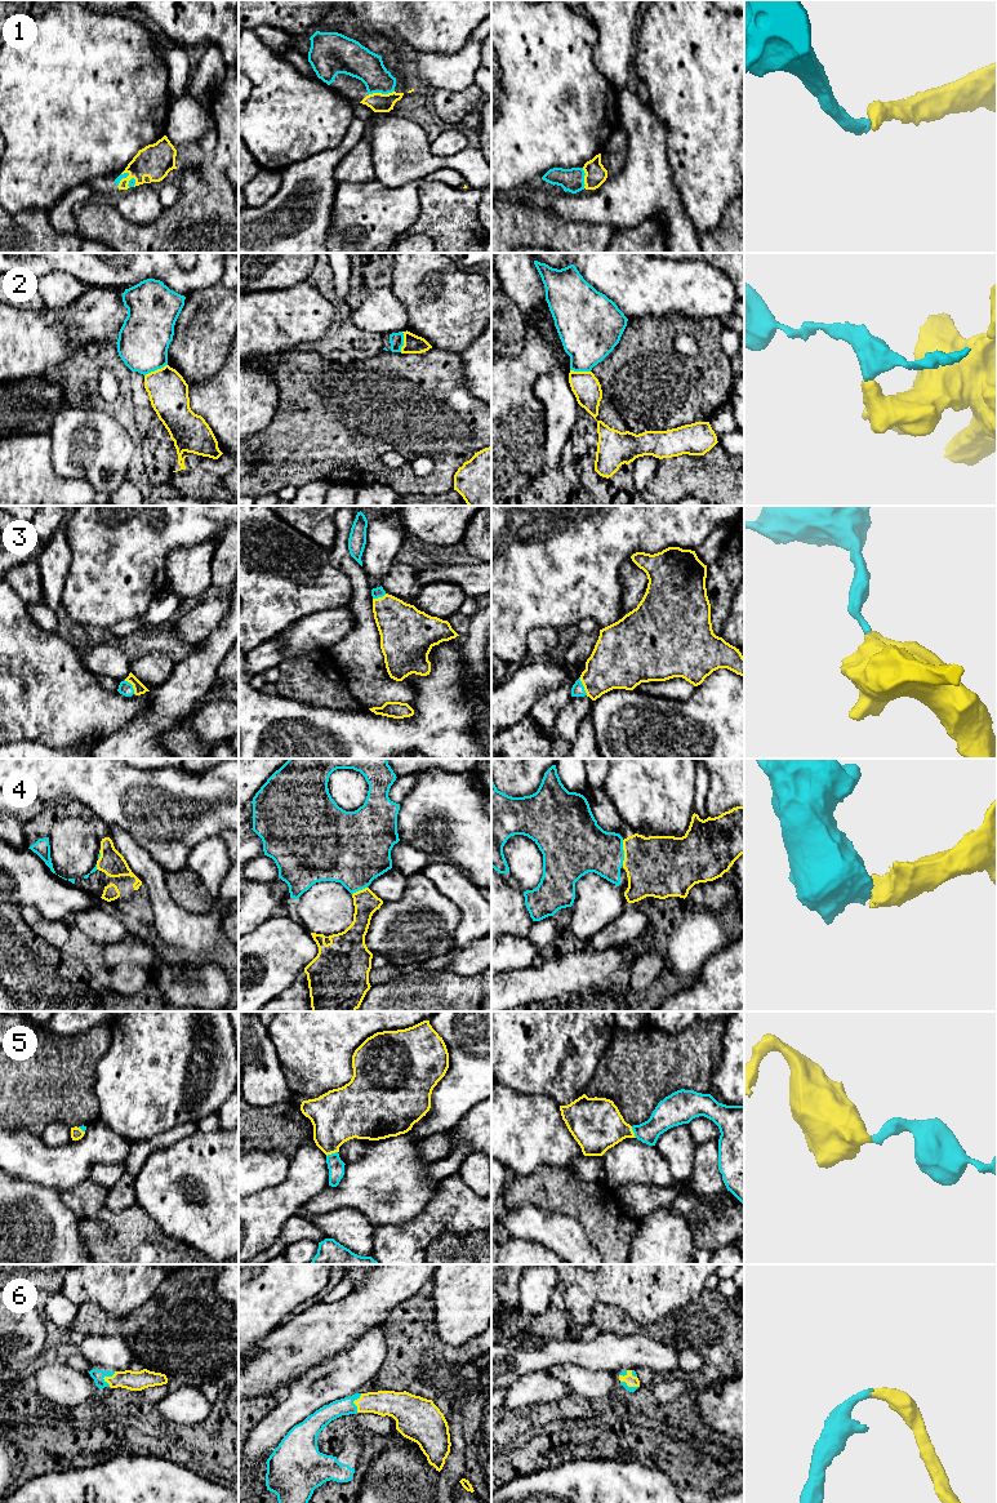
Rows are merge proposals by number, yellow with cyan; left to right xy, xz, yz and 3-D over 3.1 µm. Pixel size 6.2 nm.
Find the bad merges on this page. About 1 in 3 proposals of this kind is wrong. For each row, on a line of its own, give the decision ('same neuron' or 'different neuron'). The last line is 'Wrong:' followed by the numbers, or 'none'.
1: same neuron
2: different neuron
3: same neuron
4: same neuron
5: same neuron
6: same neuron
Wrong: 2

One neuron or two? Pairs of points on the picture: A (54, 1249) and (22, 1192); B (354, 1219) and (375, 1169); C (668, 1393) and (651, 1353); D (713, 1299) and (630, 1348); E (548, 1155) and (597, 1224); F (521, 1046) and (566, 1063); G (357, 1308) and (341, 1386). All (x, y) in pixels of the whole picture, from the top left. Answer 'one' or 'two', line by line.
A: one
B: two
C: two
D: two
E: two
F: one
G: two

